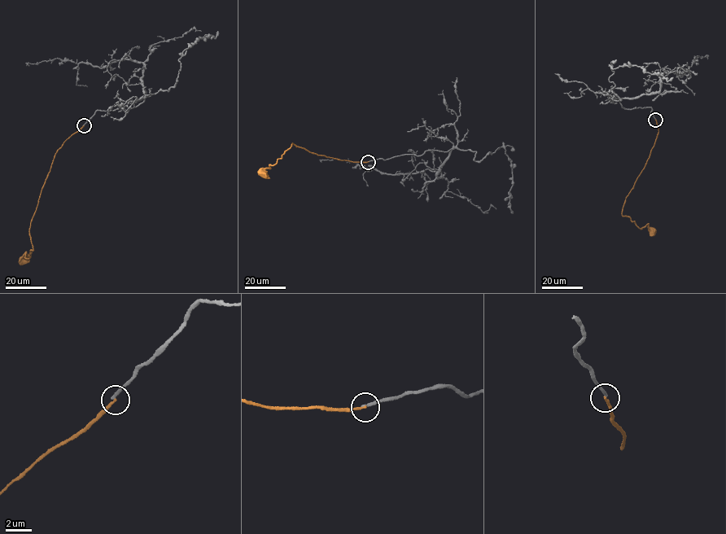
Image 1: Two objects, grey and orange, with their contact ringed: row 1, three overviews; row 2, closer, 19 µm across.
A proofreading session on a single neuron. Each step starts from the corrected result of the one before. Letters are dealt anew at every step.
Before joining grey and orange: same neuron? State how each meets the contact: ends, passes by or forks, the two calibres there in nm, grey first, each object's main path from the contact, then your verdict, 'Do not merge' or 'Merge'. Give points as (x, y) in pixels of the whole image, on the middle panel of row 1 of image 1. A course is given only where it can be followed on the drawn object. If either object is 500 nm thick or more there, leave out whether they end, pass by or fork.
At the ring grey ends. At the ring orange ends. Thickness 200 nm (grey) against 170 nm. Course of grey: (369, 161), (450, 149), (438, 177), (441, 174), (428, 168), (394, 175), (345, 159), (321, 162). Course of orange: (369, 161), (354, 162), (326, 157), (309, 152), (292, 143), (263, 173). Do not merge

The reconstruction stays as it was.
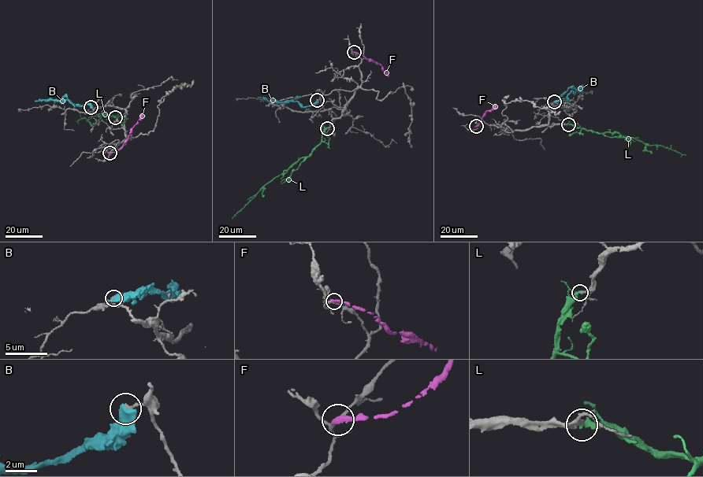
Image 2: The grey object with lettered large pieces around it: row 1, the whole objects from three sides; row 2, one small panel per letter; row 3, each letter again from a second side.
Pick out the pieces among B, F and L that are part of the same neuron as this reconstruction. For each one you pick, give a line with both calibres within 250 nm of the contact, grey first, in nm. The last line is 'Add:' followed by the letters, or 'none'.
L: Thickness 200 nm (grey) against 320 nm
Add: L

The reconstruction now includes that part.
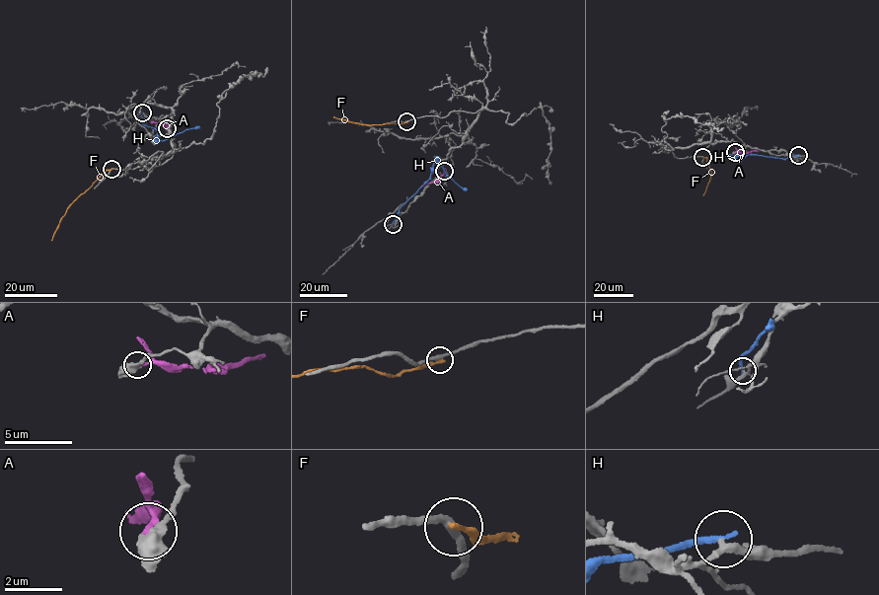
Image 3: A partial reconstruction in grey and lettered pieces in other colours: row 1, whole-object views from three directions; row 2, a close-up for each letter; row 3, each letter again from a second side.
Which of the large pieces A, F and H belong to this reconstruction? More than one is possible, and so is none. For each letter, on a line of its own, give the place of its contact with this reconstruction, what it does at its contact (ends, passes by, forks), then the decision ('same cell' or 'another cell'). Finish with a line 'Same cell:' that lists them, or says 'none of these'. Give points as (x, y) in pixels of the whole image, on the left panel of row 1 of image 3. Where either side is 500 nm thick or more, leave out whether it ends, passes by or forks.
A: meets grey at (167, 128); it ends there; another cell
F: meets grey at (111, 169); it ends there; another cell
H: meets grey at (142, 112); it ends there; another cell
Same cell: none of these

